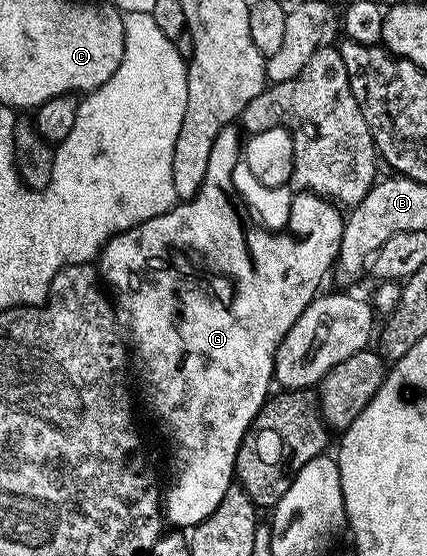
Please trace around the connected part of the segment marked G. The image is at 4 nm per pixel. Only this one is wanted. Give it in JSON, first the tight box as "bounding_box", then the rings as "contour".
{"bounding_box":[98,126,345,529],"contour":[[[235,126],[223,127],[214,137],[214,146],[210,149],[210,161],[206,165],[206,177],[198,189],[198,193],[187,201],[177,202],[166,213],[154,217],[150,221],[142,221],[137,227],[131,227],[128,231],[120,231],[113,235],[105,243],[98,256],[98,271],[103,282],[112,286],[111,294],[114,296],[114,307],[118,312],[118,322],[126,332],[126,343],[130,348],[130,367],[133,372],[140,374],[140,379],[148,383],[144,395],[152,406],[152,411],[164,422],[168,435],[172,438],[172,455],[176,458],[176,480],[167,484],[162,495],[162,515],[165,520],[172,522],[171,526],[176,529],[191,529],[198,526],[214,509],[218,509],[218,501],[226,497],[226,493],[234,485],[236,474],[236,458],[238,449],[254,421],[254,417],[264,408],[270,398],[270,392],[274,387],[274,376],[276,373],[276,350],[284,339],[285,333],[302,317],[306,305],[310,305],[321,290],[320,282],[329,278],[333,270],[336,254],[340,252],[342,241],[342,229],[344,228],[345,216],[337,204],[327,200],[322,195],[315,193],[296,193],[293,197],[293,205],[290,209],[289,221],[286,229],[248,231],[248,223],[244,220],[241,200],[238,198],[234,181],[231,174],[237,160],[242,155],[242,135]]]}

